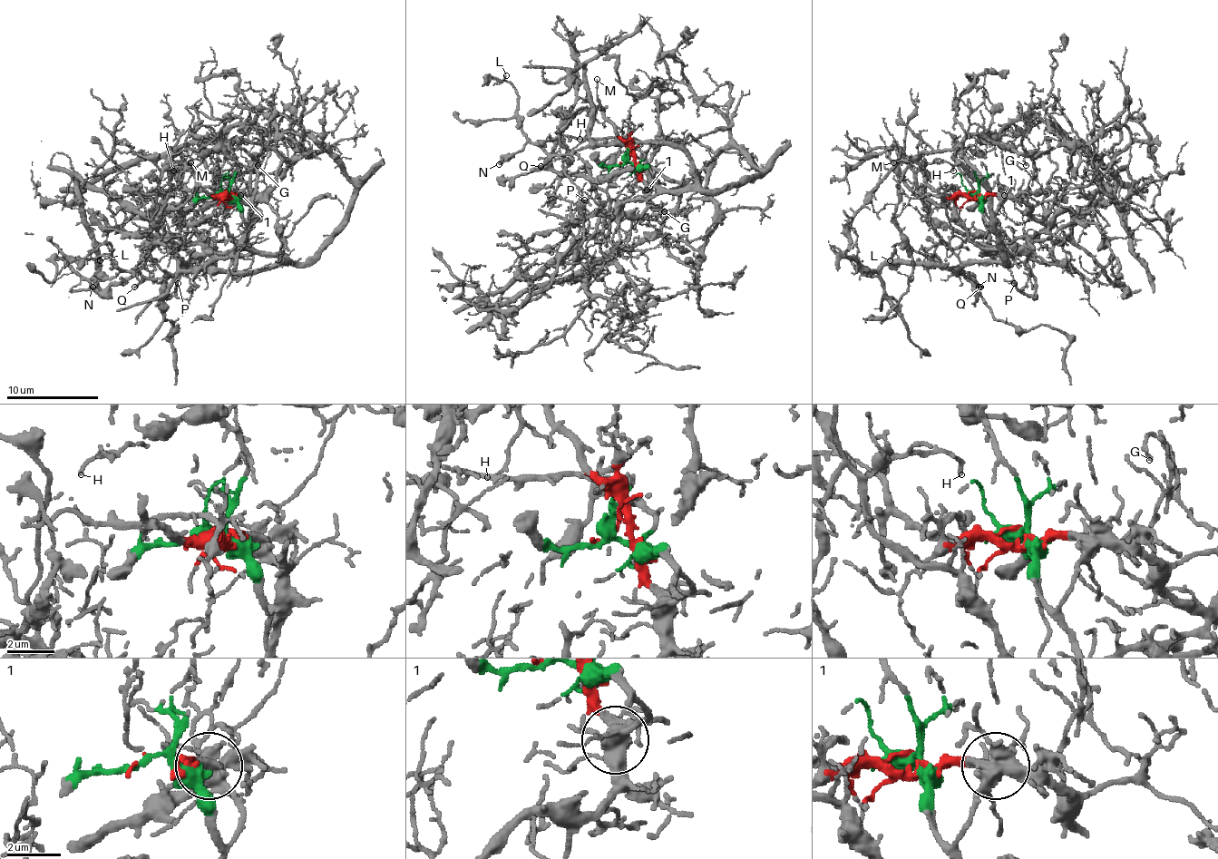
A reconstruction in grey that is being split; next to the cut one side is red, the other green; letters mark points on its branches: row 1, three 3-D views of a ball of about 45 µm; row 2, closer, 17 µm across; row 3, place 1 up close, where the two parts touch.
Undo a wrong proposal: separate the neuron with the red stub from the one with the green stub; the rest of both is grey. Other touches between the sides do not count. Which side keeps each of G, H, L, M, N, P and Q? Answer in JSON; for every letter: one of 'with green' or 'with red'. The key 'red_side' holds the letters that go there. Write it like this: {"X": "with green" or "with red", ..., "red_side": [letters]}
{"G": "with red", "H": "with red", "L": "with green", "M": "with red", "N": "with green", "P": "with red", "Q": "with green", "red_side": ["G", "H", "M", "P"]}

